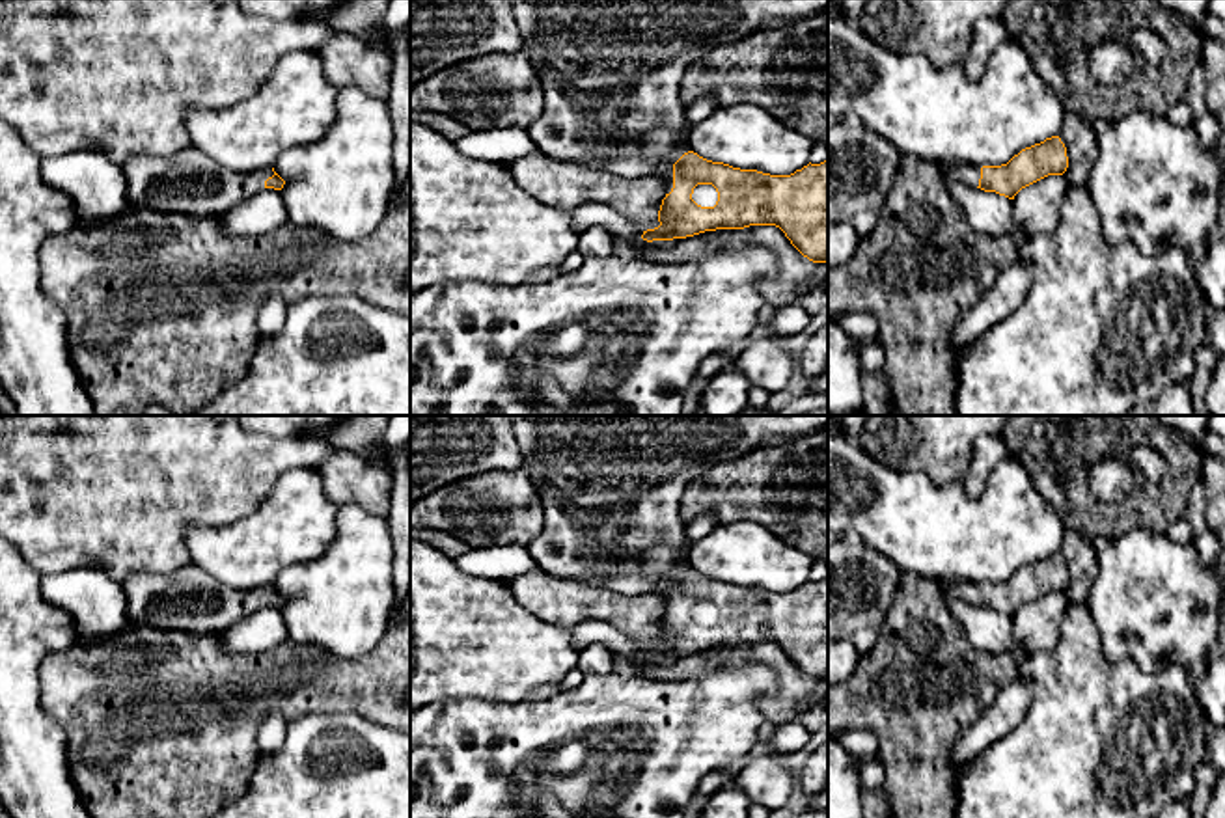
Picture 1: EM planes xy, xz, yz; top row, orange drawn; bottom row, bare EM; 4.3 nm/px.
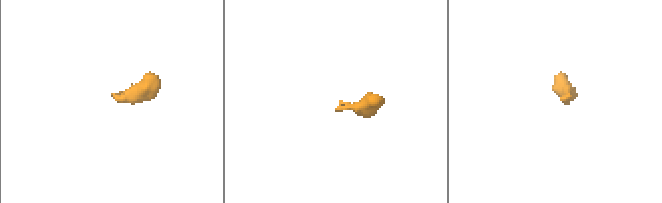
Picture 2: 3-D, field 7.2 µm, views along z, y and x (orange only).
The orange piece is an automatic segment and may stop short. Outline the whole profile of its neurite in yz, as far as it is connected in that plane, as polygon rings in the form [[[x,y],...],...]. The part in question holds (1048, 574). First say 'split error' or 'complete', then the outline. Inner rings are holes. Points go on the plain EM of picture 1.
split error; [[[1052,553],[1040,561],[1022,566],[1001,583],[975,585],[940,581],[938,585],[943,596],[957,596],[966,604],[996,609],[1014,617],[1022,606],[1048,593],[1063,593],[1068,585],[1068,574],[1061,555]]]

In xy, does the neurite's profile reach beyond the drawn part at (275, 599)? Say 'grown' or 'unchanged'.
grown

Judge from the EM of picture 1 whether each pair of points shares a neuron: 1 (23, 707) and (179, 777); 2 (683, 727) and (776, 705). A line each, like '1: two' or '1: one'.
1: two
2: two

